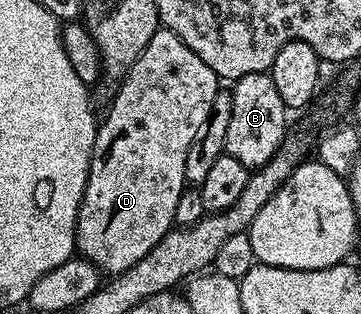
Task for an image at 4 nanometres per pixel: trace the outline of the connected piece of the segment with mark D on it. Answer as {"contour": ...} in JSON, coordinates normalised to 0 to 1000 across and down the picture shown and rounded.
{"contour":[[[440,86],[438,105],[421,121],[421,134],[410,134],[410,146],[399,146],[399,172],[388,172],[388,185],[377,185],[377,197],[349,226],[349,239],[338,245],[324,280],[327,296],[319,299],[316,322],[307,325],[305,347],[294,357],[294,373],[285,382],[280,373],[271,395],[260,475],[249,494],[238,602],[227,621],[227,653],[216,672],[216,717],[205,736],[205,771],[222,815],[249,828],[283,873],[352,866],[366,847],[377,847],[377,834],[388,834],[388,822],[399,822],[399,809],[410,809],[410,796],[421,796],[421,783],[432,783],[485,723],[488,643],[499,643],[499,618],[518,596],[515,506],[521,503],[521,478],[546,452],[554,414],[576,389],[587,325],[598,325],[609,290],[609,258],[604,239],[587,223],[587,210],[573,210],[557,191],[554,172],[521,159],[521,146],[510,146],[510,134],[499,134],[499,121],[476,111],[465,92]]]}

